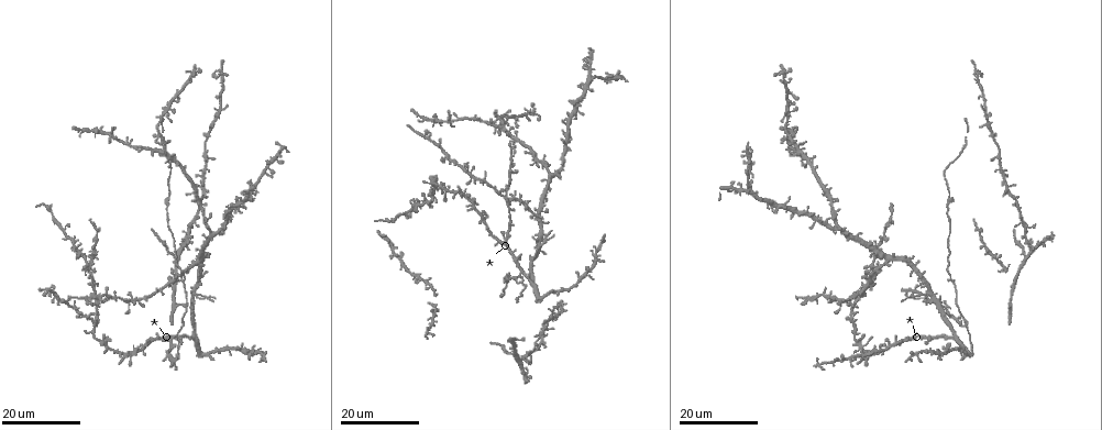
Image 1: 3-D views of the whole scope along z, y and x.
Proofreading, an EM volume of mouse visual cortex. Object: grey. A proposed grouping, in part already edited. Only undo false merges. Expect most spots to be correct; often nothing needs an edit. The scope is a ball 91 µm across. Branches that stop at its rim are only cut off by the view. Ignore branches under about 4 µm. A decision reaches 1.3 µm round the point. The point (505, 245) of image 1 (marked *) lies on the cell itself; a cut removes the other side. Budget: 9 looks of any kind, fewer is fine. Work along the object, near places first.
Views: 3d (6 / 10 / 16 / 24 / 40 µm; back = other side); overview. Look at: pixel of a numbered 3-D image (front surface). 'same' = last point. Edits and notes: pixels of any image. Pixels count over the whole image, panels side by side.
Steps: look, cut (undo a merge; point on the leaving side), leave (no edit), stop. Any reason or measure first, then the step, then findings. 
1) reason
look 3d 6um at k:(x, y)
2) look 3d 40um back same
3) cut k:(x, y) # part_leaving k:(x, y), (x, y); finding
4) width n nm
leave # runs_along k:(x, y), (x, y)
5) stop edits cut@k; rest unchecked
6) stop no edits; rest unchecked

looks like a crossing
look 3d 16um at 1:(418, 203)

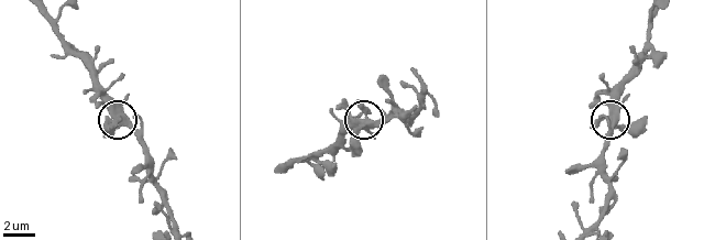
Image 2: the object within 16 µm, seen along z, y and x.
zoom in
look 3d 10um at 2:(366, 126)

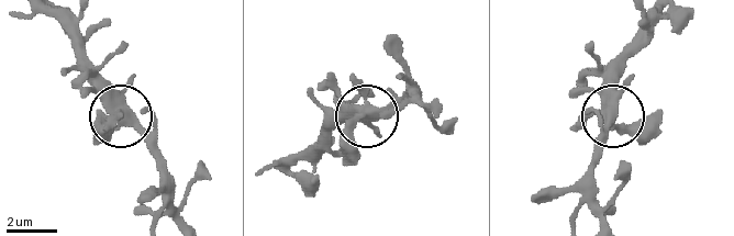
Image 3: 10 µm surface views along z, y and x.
arms 5
leave # runs_along 3:(181, 215), (158, 152), (78, 66); all the same cell

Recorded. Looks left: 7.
four arms meet
look 3d 24um at 1:(949, 202)

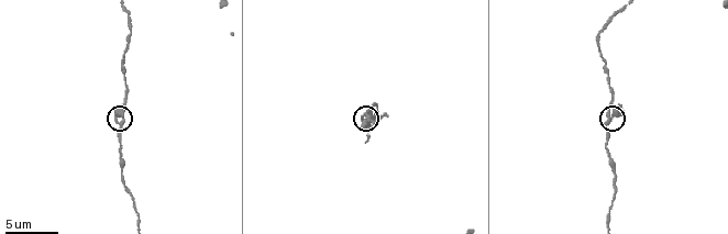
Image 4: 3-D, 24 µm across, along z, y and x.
look 3d 10um at 4:(121, 115)

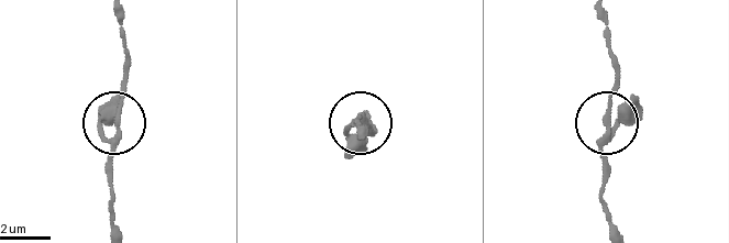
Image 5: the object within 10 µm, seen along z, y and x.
leave # runs_along 5:(114, 228), (110, 145), (122, 66); one cell here

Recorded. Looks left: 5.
four-way junction
look 3d 16um at 1:(194, 294)

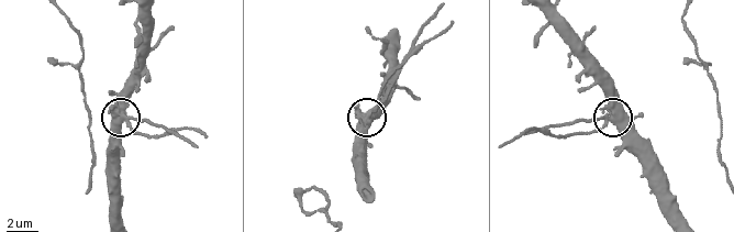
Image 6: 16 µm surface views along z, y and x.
look 3d 6um at 6:(609, 117)

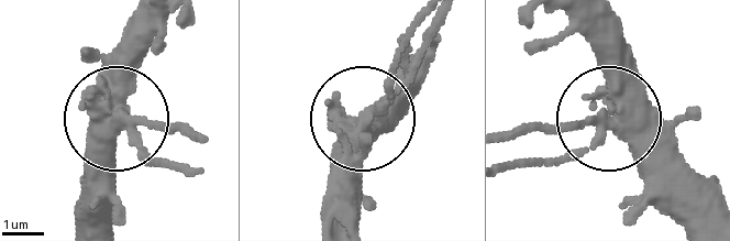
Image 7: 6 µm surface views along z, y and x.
width 400 nm
cut 7:(145, 160) # part_leaving 7:(121, 120), (188, 131); a second cell is stuck on

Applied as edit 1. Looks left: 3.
four or more arms meet
look 3d 24um at 1:(751, 186)

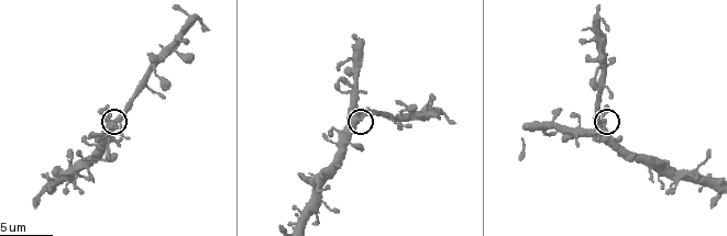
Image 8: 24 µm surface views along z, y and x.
closer look
look 3d 6um at 8:(598, 126)

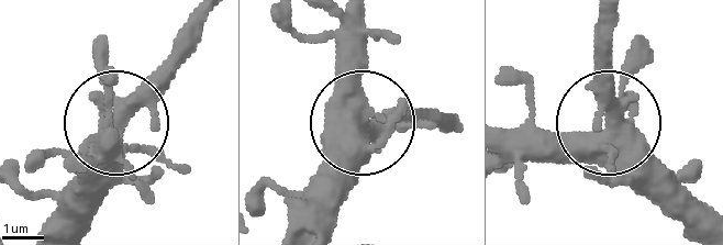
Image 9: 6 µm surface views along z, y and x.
side_arm 10 um
leave # continuous, no second cell

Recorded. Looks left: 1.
stop edits cut@7; rest unchecked

